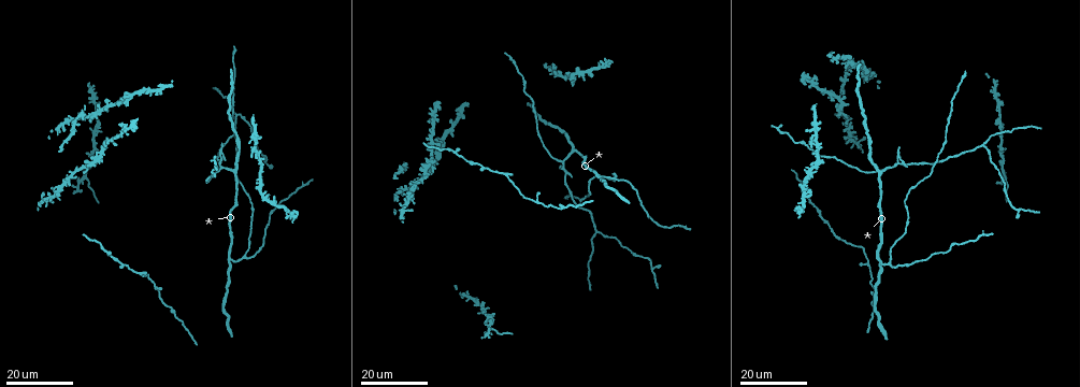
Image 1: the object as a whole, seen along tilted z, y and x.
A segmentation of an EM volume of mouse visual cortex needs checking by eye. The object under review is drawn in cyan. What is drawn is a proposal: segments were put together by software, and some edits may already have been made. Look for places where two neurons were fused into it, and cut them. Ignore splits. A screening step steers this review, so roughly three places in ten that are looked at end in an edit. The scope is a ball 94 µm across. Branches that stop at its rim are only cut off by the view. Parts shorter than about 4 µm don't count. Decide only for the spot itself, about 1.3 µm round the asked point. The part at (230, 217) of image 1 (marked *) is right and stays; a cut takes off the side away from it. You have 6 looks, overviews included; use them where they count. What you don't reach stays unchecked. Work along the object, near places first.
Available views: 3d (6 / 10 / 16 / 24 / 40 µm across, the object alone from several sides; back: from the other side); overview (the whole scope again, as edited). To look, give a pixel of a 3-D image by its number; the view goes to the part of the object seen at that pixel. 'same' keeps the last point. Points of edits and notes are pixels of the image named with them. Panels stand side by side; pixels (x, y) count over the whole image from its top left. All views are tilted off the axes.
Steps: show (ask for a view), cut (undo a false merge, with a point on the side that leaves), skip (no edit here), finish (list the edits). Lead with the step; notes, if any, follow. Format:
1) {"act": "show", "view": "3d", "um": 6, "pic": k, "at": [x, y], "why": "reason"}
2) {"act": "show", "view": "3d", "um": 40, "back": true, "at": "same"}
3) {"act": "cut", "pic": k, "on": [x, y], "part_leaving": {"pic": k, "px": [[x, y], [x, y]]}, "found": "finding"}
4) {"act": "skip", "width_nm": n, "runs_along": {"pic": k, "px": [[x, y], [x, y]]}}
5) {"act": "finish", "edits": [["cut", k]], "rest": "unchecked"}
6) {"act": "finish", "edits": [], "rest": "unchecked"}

{"act": "show", "view": "3d", "um": 24, "pic": 1, "at": [571, 149], "why": "arms part here"}

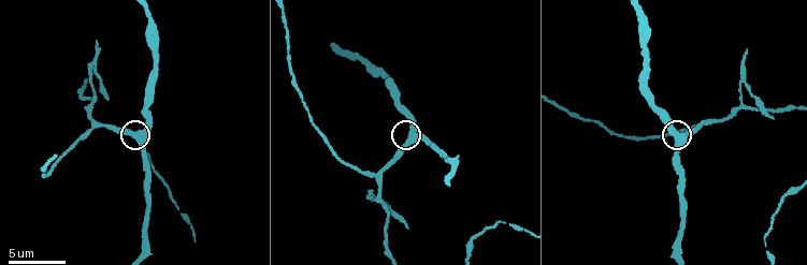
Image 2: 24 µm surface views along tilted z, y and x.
{"act": "show", "view": "3d", "um": 6, "pic": 2, "at": [142, 134]}

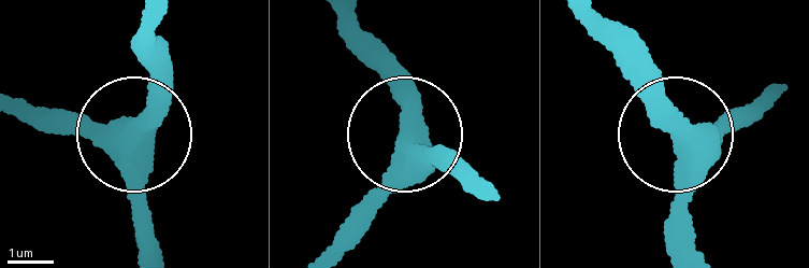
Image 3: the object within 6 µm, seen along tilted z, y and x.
{"act": "show", "view": "3d", "um": 6, "back": true, "pic": 3, "at": [688, 133], "why": "from behind"}

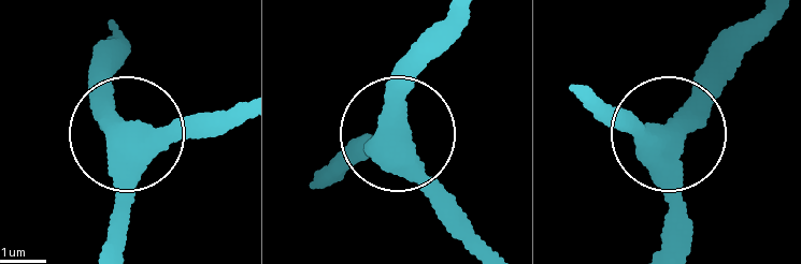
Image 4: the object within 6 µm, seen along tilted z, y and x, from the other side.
{"act": "skip", "runs_along": {"pic": 4, "px": [[109, 249], [133, 131], [227, 126]]}, "found": "all the same neuron"}

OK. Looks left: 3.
{"act": "show", "view": "3d", "um": 24, "pic": 1, "at": [516, 67], "why": "calibre changes"}

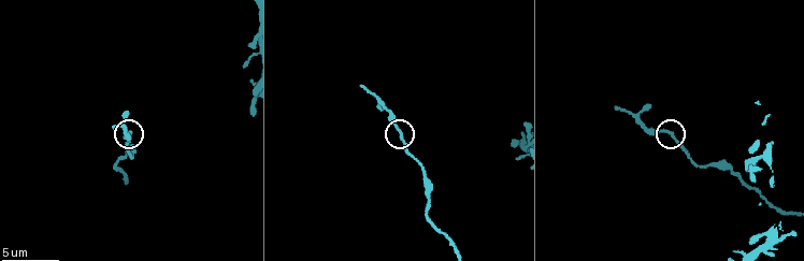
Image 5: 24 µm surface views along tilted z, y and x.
{"act": "show", "view": "3d", "um": 6, "pic": 5, "at": [666, 133], "why": "closer look"}

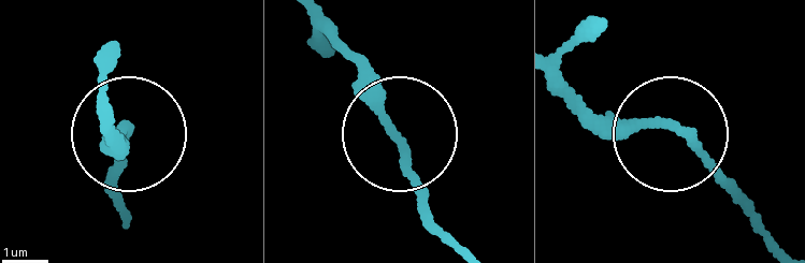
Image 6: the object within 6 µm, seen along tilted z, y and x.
{"act": "skip", "runs_along": {"pic": 6, "px": [[455, 247], [421, 207], [377, 84], [349, 55]]}, "found": "all the same neuron"}

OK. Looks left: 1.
{"act": "finish", "edits": [], "rest": "unchecked"}

